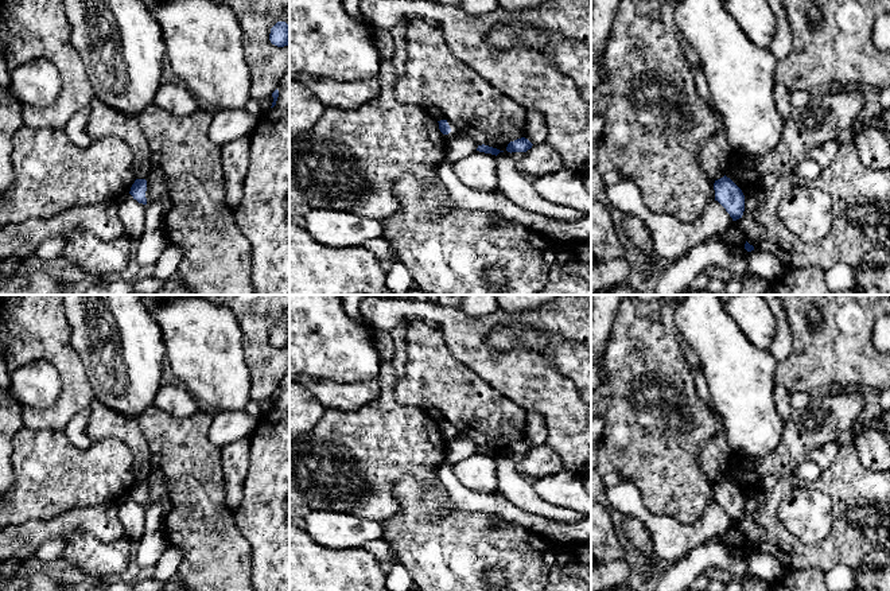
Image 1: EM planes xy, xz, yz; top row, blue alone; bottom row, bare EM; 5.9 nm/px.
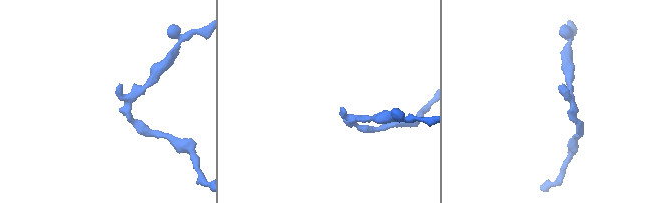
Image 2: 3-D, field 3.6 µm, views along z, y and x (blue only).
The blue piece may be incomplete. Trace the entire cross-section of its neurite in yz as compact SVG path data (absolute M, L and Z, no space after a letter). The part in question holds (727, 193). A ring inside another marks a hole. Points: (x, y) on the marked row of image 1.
M726 175L714 183L715 201L718 201L732 221L742 218L745 211L745 195L742 190Z

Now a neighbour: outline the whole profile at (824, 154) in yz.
M835 139L808 151L808 159L816 162L823 170L829 167L837 155L842 144Z

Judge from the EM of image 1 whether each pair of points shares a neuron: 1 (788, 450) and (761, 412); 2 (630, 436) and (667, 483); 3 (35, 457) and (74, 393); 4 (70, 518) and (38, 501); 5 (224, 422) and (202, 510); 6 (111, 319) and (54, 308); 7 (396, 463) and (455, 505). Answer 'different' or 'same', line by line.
1: different
2: same
3: different
4: different
5: different
6: different
7: different

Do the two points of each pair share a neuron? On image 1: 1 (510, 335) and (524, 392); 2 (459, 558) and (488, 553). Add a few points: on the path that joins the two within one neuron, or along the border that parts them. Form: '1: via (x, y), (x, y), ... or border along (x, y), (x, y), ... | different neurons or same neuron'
1: border along (485, 337), (500, 350), (531, 348), (544, 356) | different neurons
2: via (466, 553), (481, 553) | same neuron

